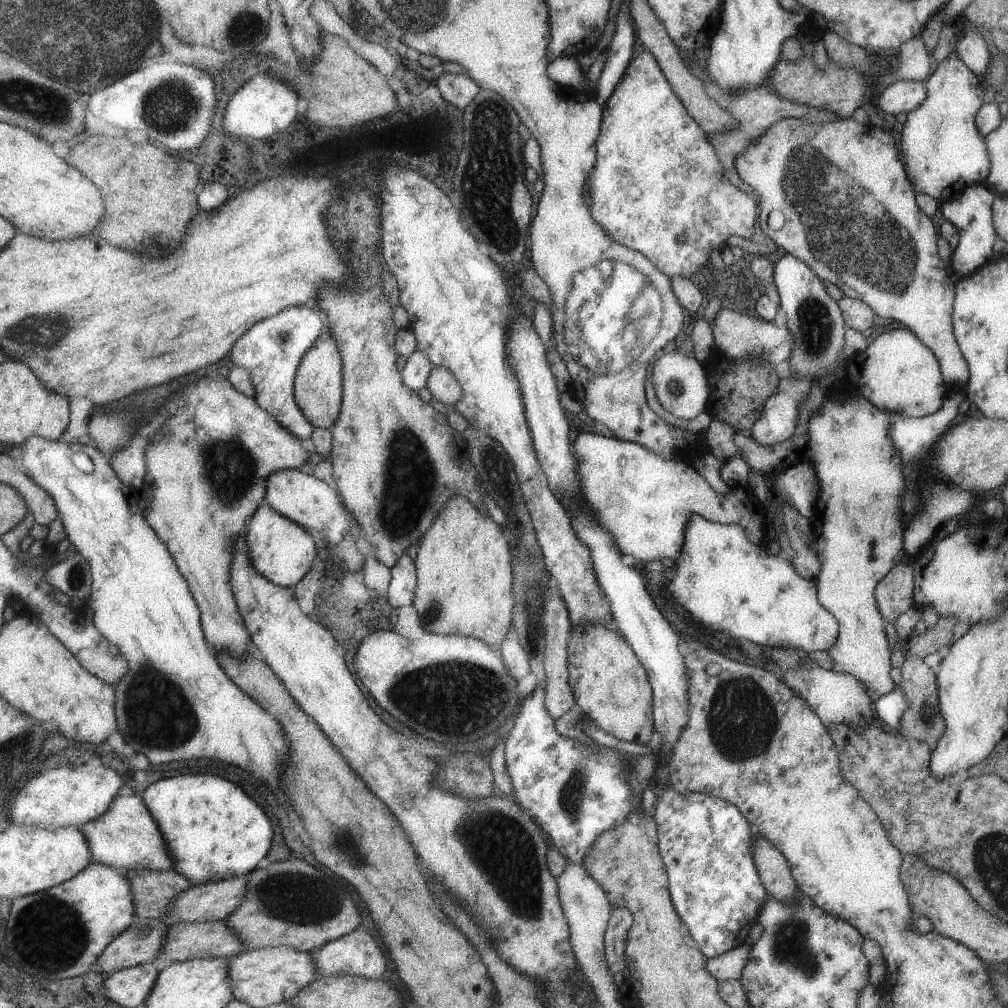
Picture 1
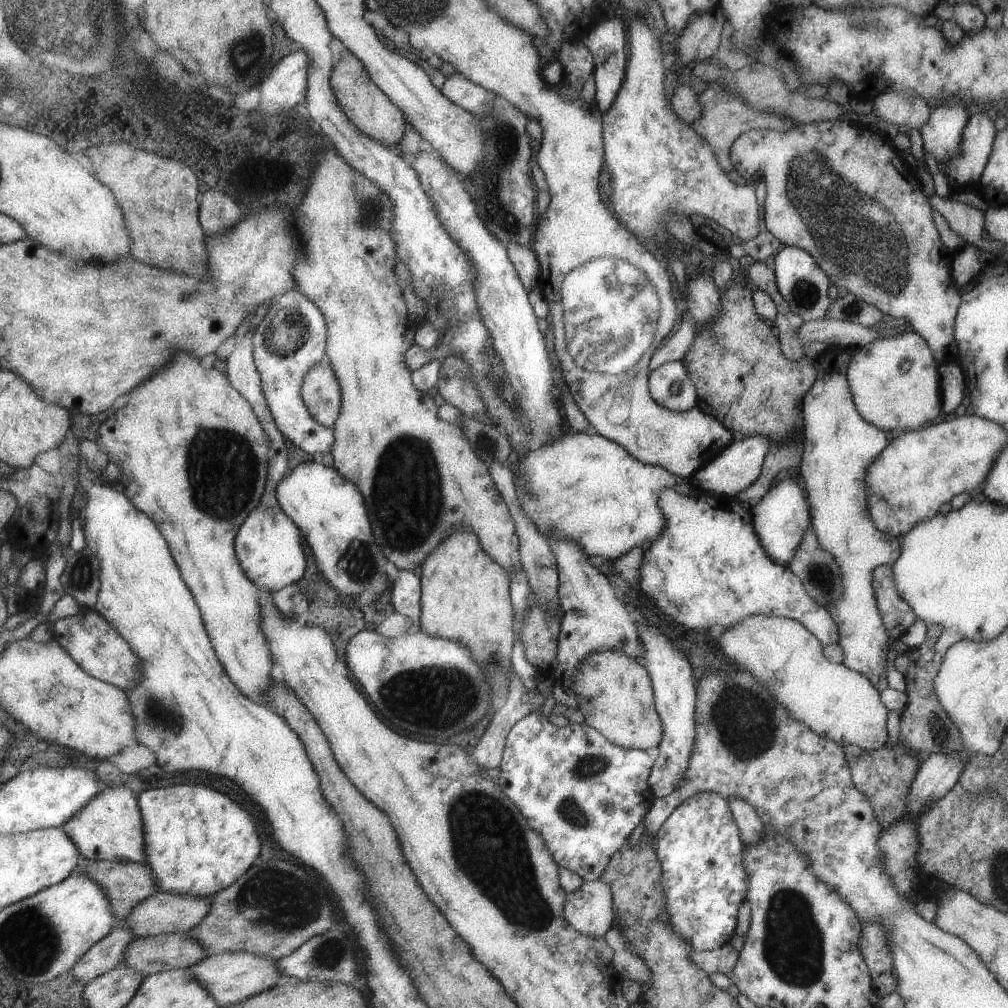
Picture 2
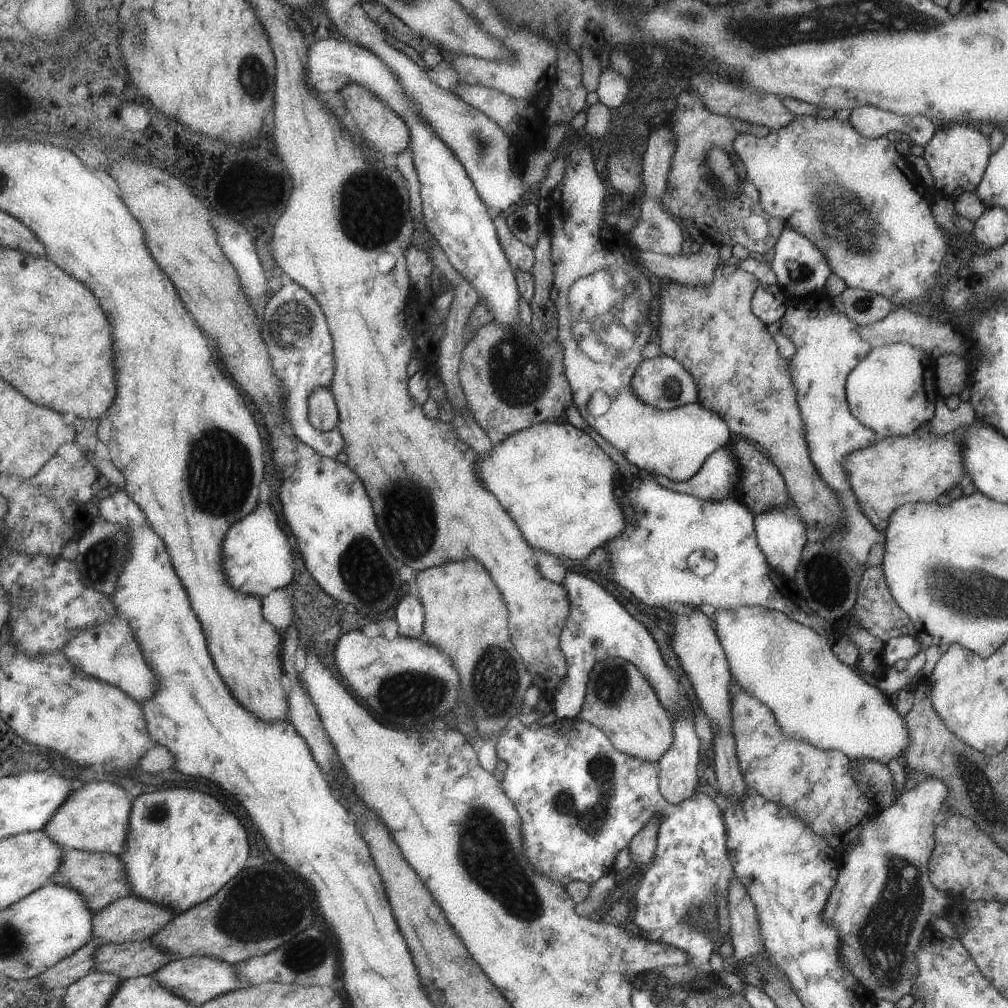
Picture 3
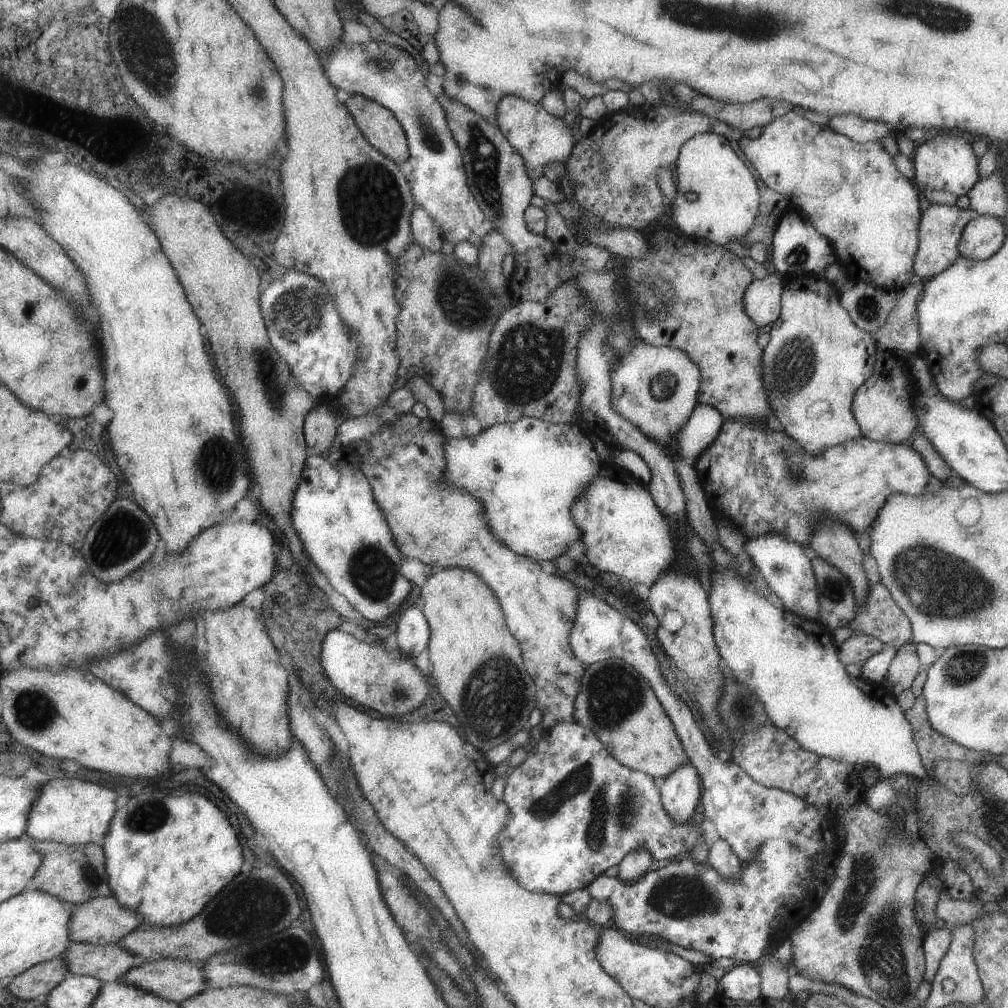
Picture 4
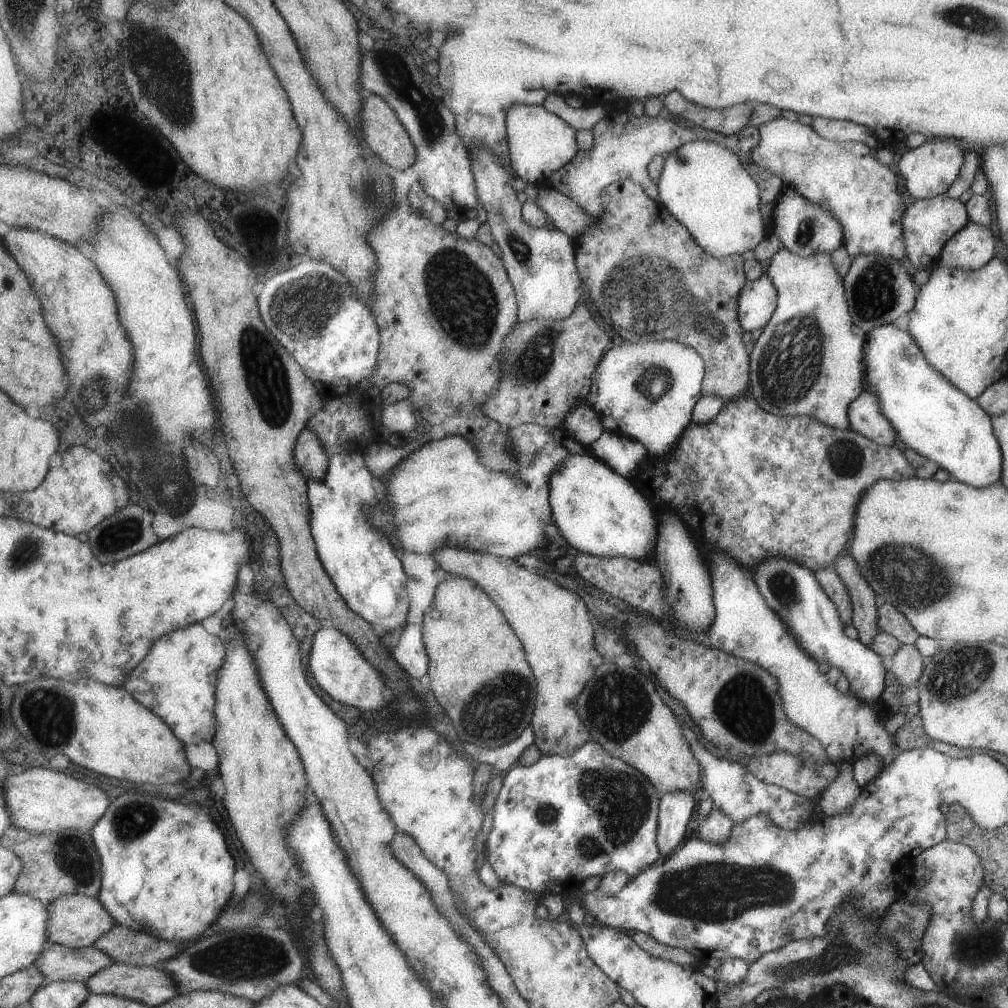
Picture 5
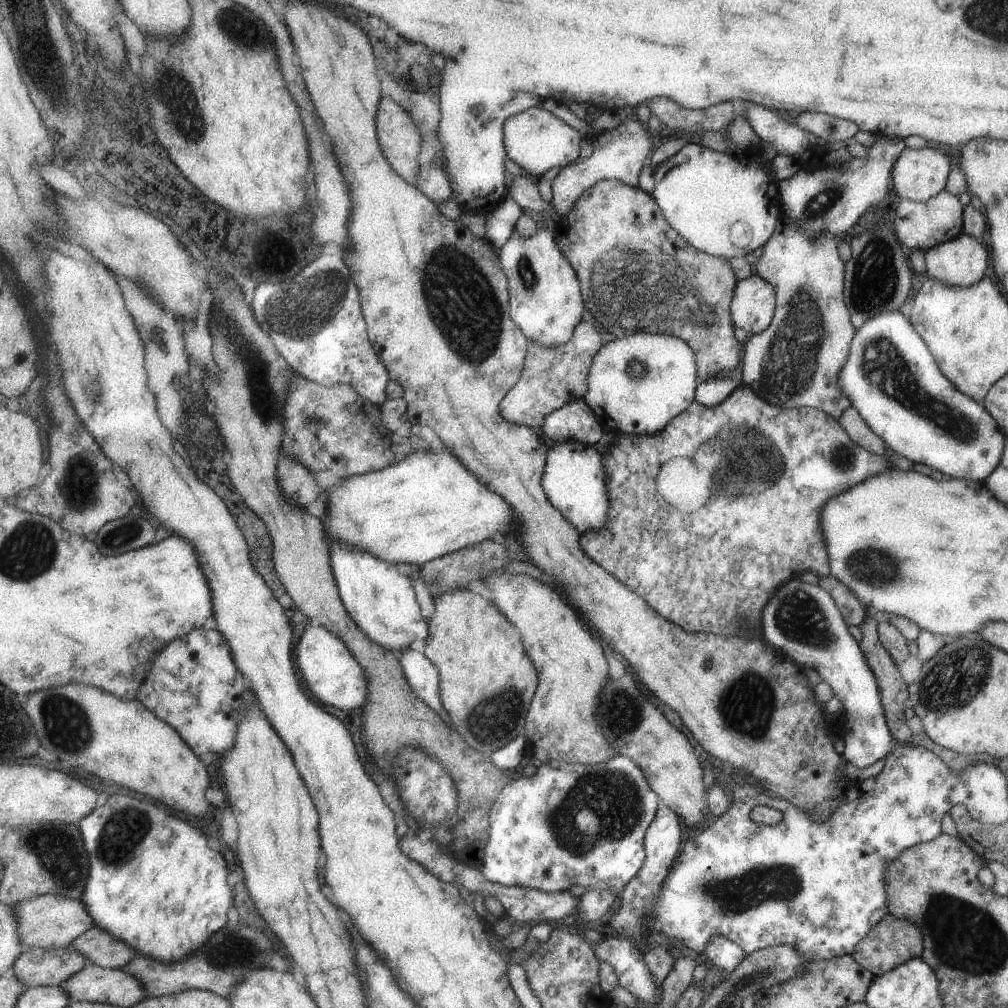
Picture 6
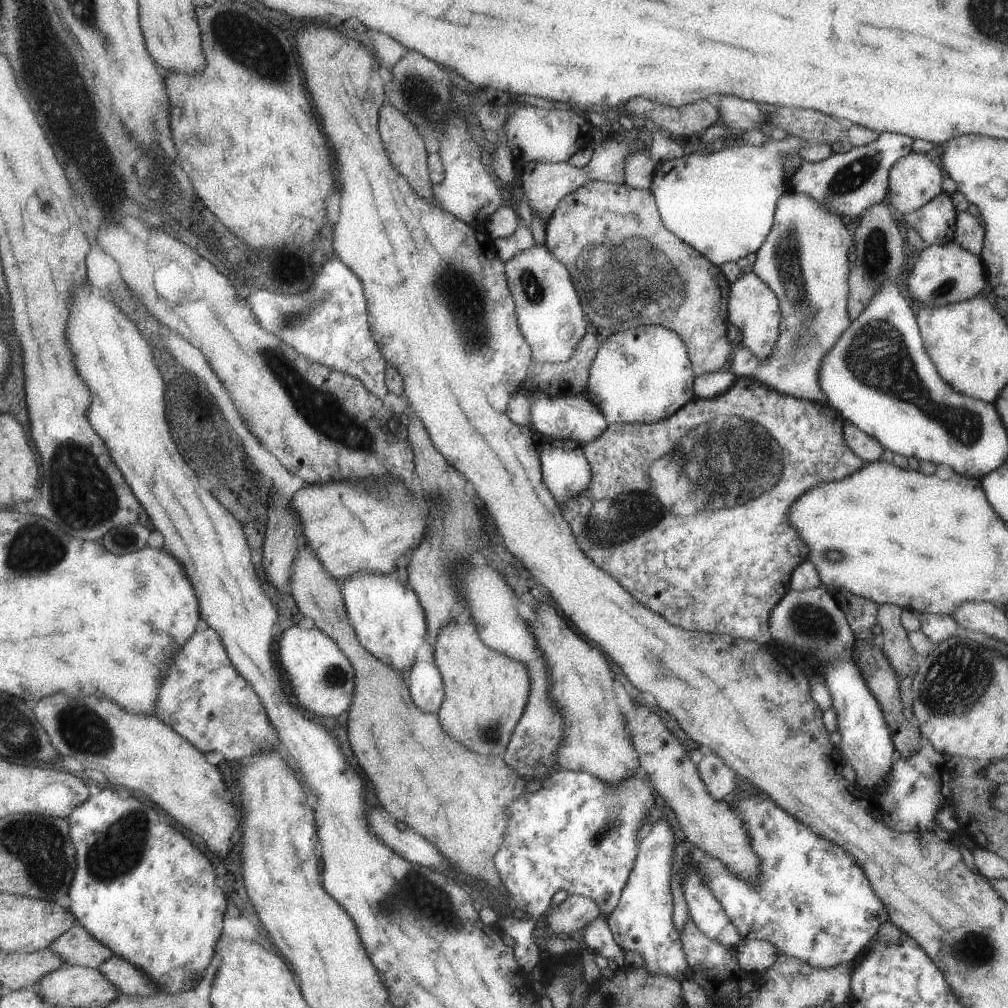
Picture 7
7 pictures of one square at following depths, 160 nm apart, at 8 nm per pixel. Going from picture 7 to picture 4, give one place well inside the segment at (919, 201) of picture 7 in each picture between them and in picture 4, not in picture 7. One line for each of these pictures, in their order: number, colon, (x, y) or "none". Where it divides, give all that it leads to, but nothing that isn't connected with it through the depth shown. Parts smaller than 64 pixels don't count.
4: (946, 162)
5: (927, 170)
6: (918, 174)

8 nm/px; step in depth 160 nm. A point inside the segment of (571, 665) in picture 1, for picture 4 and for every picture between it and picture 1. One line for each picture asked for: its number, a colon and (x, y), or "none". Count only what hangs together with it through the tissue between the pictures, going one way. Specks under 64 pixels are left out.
2: (615, 695)
3: (620, 702)
4: (614, 701)

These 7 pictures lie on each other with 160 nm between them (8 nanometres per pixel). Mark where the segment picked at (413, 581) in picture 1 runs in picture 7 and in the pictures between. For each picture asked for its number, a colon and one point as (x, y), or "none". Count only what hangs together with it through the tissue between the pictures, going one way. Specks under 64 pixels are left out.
2: (406, 597)
3: (409, 612)
4: (413, 630)
5: (411, 652)
6: (424, 675)
7: (427, 684)

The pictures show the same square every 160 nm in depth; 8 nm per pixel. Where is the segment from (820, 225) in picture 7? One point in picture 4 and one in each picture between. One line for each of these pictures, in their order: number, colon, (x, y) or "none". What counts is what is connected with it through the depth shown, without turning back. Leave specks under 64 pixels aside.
4: (815, 351)
5: (808, 360)
6: (795, 362)

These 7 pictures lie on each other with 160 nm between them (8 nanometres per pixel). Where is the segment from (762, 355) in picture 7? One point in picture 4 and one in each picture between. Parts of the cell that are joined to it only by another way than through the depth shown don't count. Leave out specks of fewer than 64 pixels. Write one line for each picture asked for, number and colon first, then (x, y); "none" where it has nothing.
4: (762, 299)
5: (756, 301)
6: (752, 306)

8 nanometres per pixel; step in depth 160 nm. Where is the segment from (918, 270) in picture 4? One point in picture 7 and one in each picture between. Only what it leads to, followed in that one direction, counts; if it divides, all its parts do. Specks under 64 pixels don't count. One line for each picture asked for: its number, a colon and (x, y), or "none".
5: (926, 224)
6: (919, 225)
7: (934, 221)

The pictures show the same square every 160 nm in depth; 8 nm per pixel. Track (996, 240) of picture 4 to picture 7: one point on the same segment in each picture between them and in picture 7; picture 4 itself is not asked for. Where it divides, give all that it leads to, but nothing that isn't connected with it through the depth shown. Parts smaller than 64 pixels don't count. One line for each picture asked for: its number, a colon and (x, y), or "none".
5: (970, 248)
6: (961, 261)
7: (943, 274)

